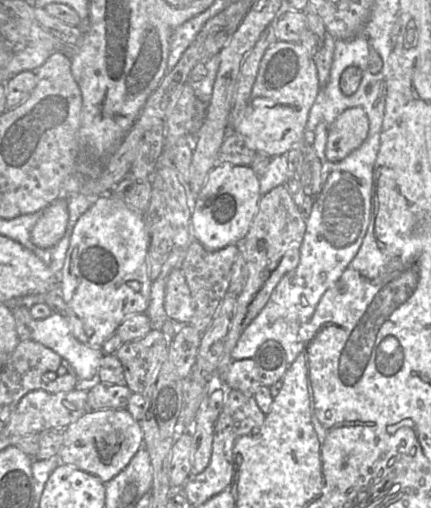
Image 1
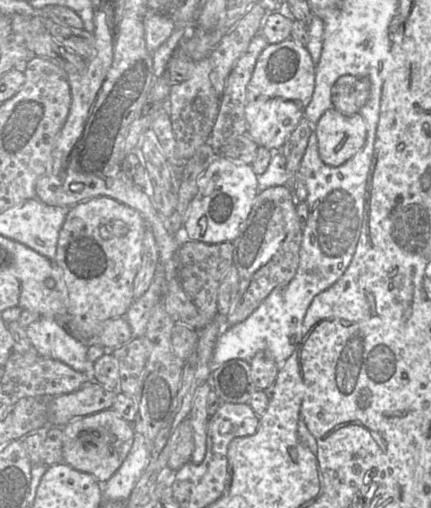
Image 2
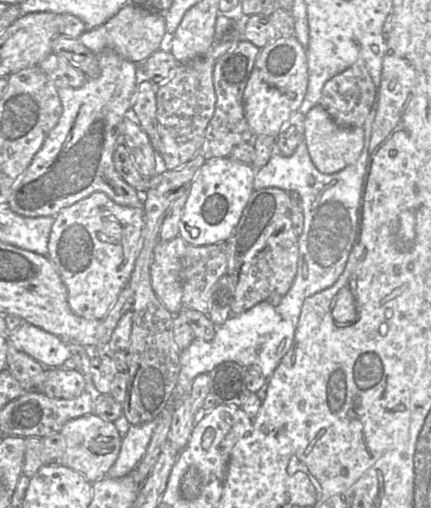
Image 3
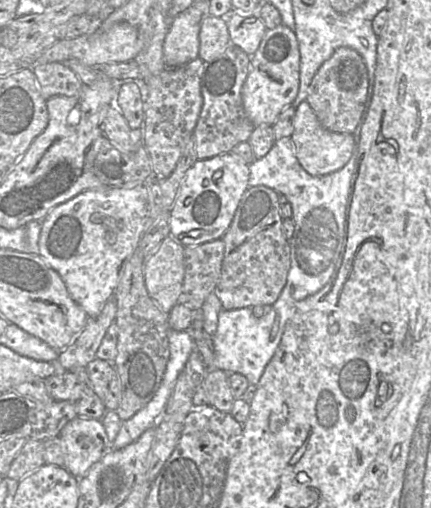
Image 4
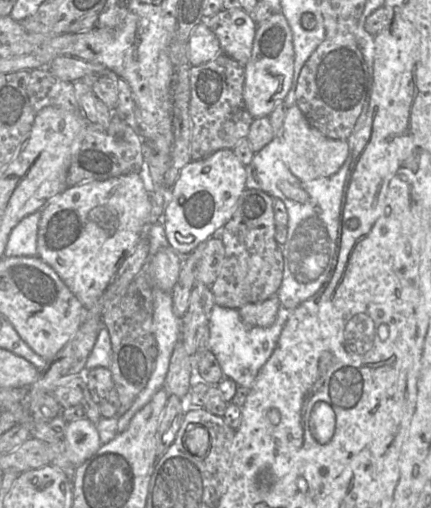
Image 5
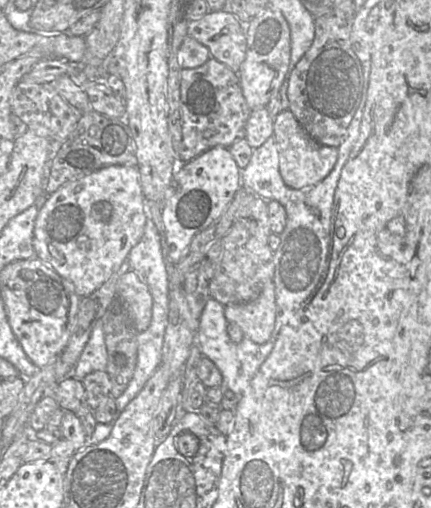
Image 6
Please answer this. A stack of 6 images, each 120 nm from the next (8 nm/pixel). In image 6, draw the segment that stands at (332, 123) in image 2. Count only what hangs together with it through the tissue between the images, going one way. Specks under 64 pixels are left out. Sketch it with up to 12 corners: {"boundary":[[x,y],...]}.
{"boundary":[[289,109],[274,118],[280,174],[292,189],[322,181],[338,148],[315,141]]}

